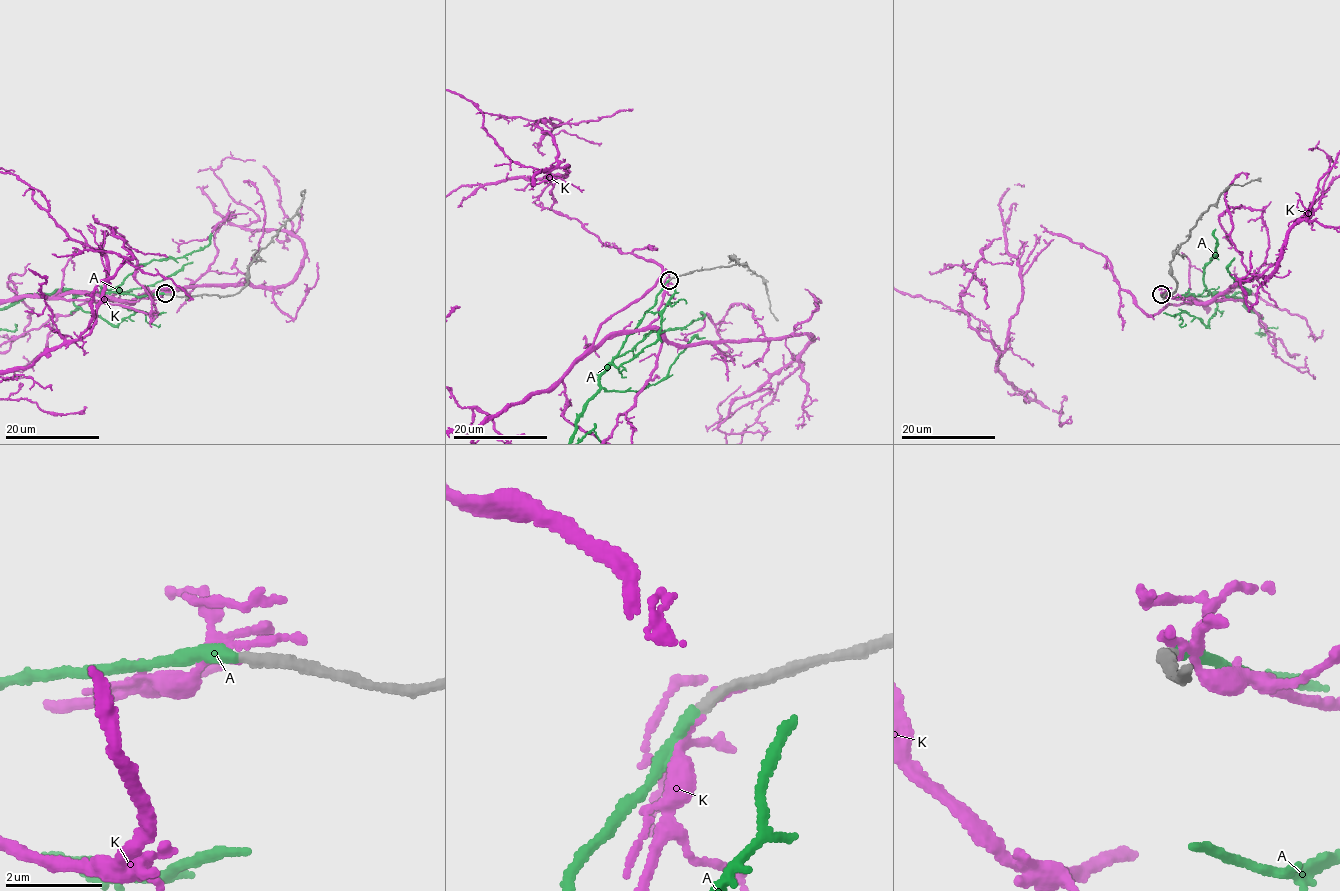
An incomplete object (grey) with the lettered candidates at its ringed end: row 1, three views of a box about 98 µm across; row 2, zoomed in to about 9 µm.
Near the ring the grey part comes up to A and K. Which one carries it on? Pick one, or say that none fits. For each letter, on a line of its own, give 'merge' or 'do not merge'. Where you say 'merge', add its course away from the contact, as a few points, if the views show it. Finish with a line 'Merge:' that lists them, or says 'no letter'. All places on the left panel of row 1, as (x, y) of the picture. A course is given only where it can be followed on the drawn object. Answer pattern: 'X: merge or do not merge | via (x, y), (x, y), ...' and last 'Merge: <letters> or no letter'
A: merge
K: do not merge
Merge: A

